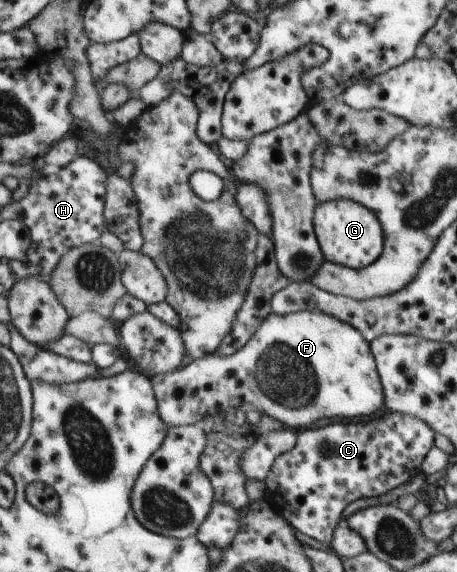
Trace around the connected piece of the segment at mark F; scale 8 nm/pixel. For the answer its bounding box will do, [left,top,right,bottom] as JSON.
[152,310,385,431]

